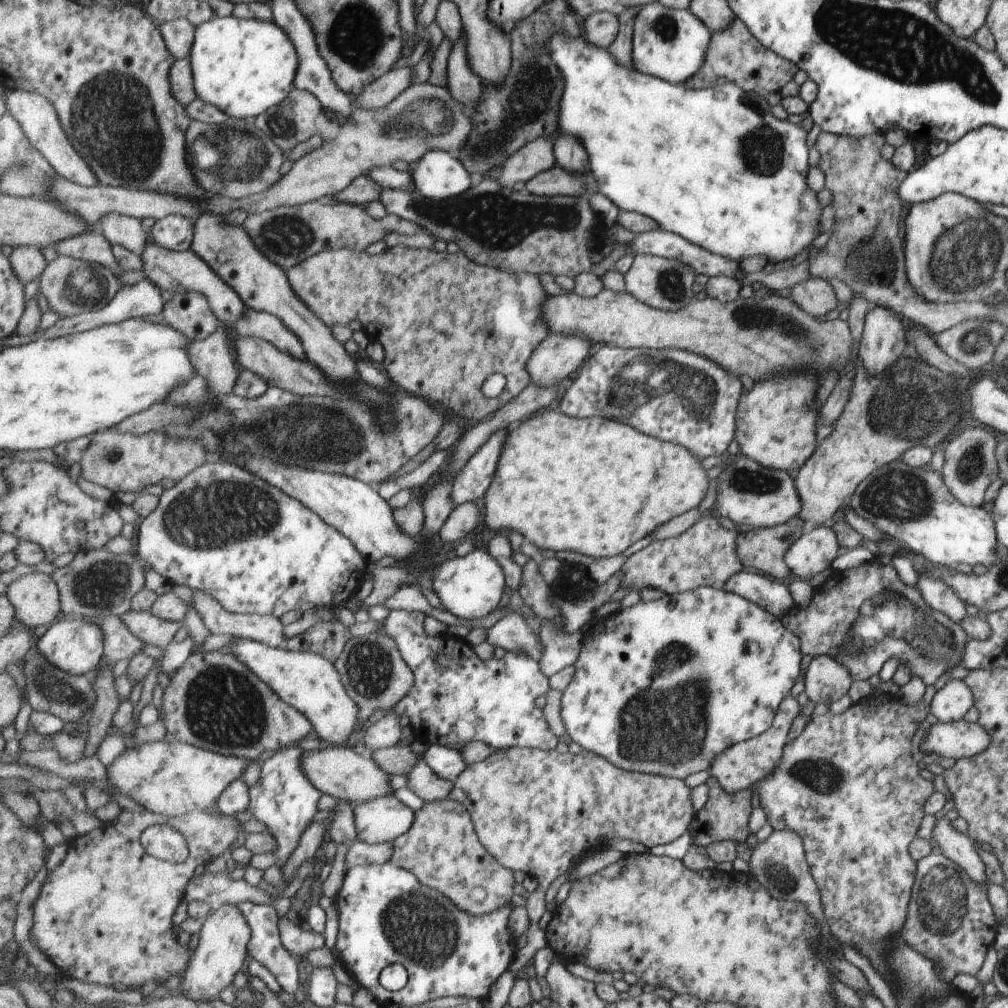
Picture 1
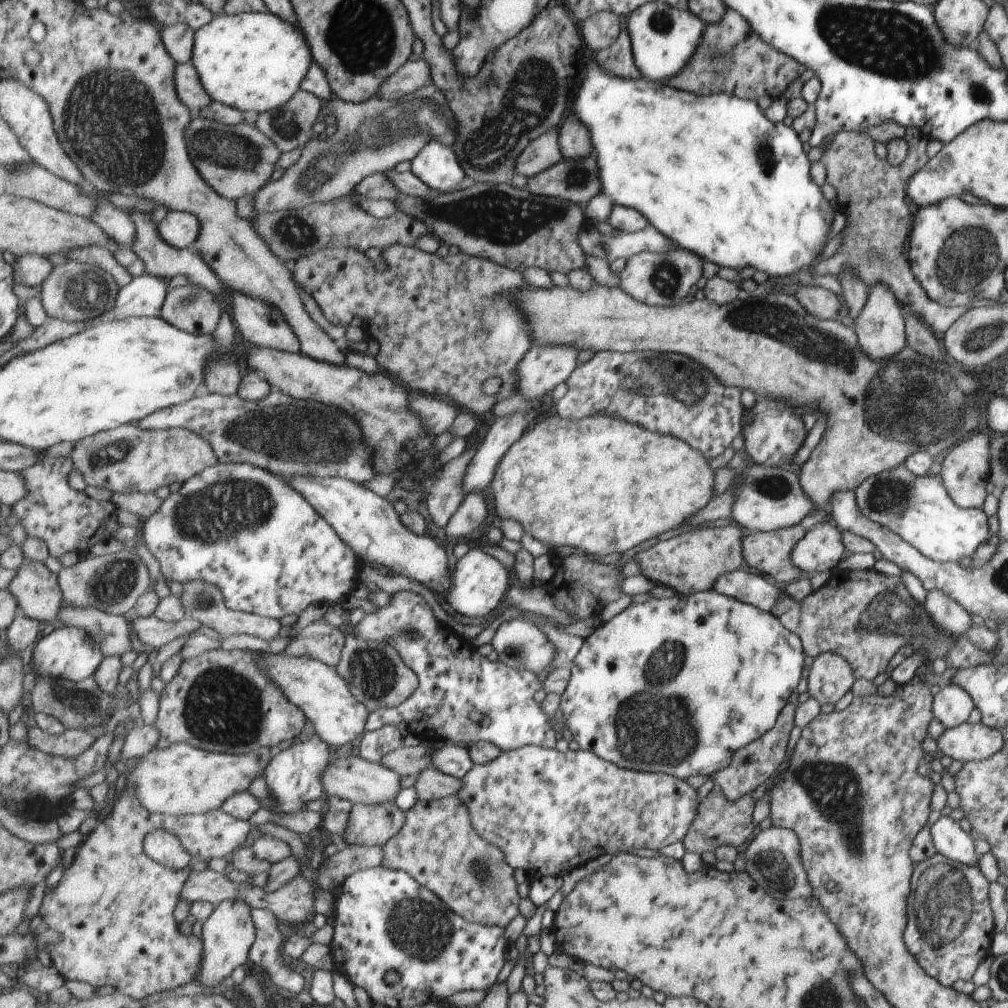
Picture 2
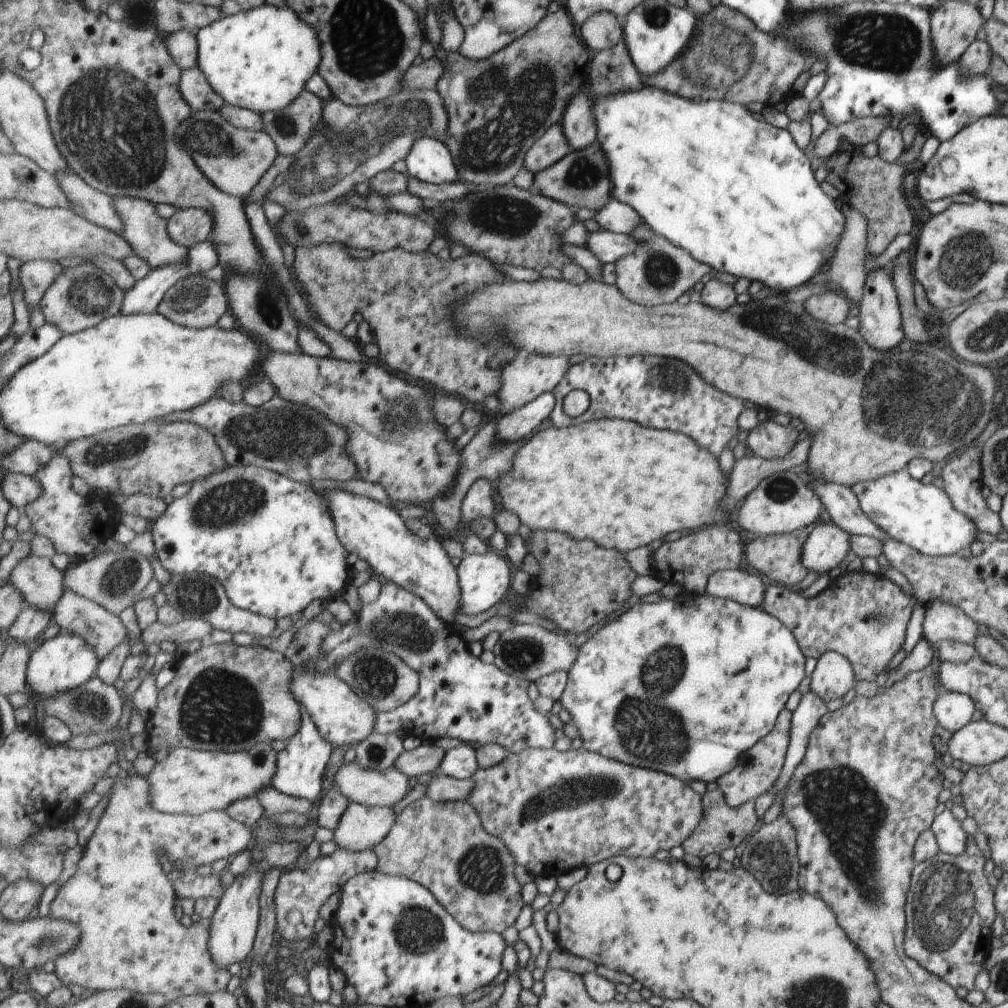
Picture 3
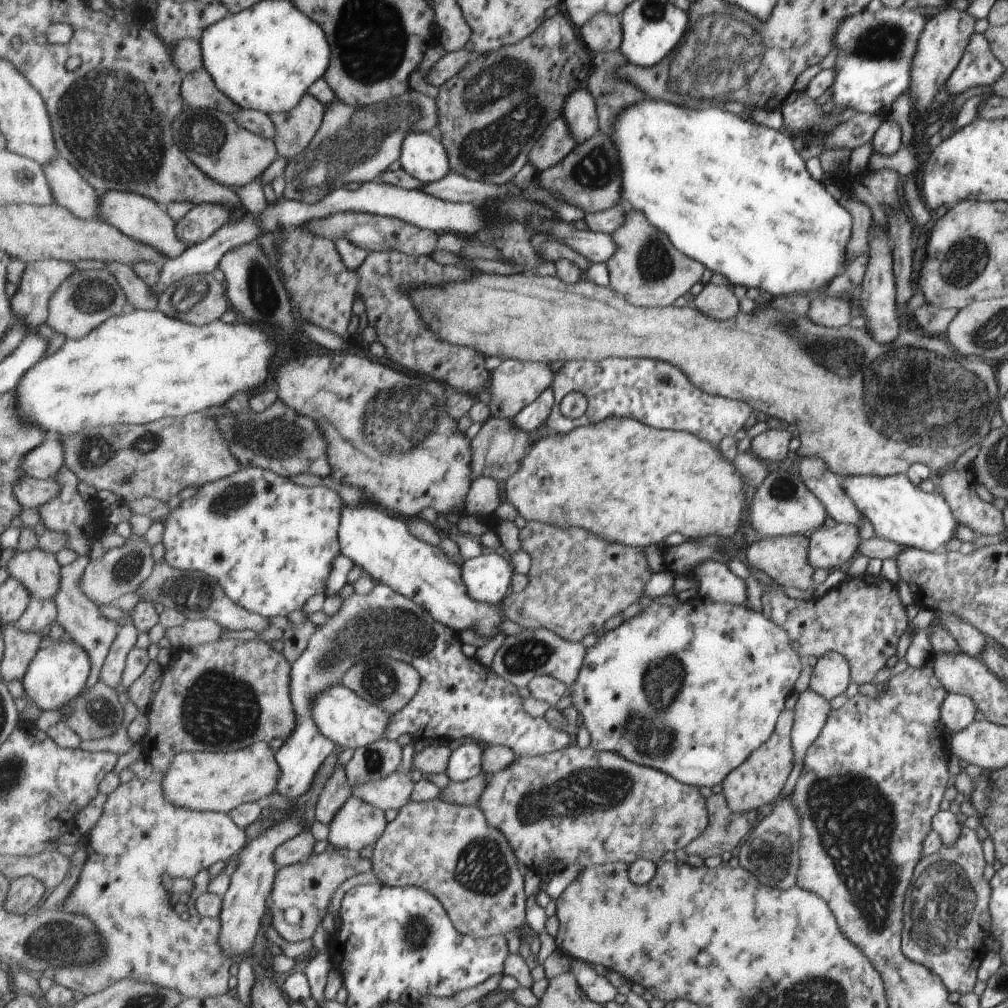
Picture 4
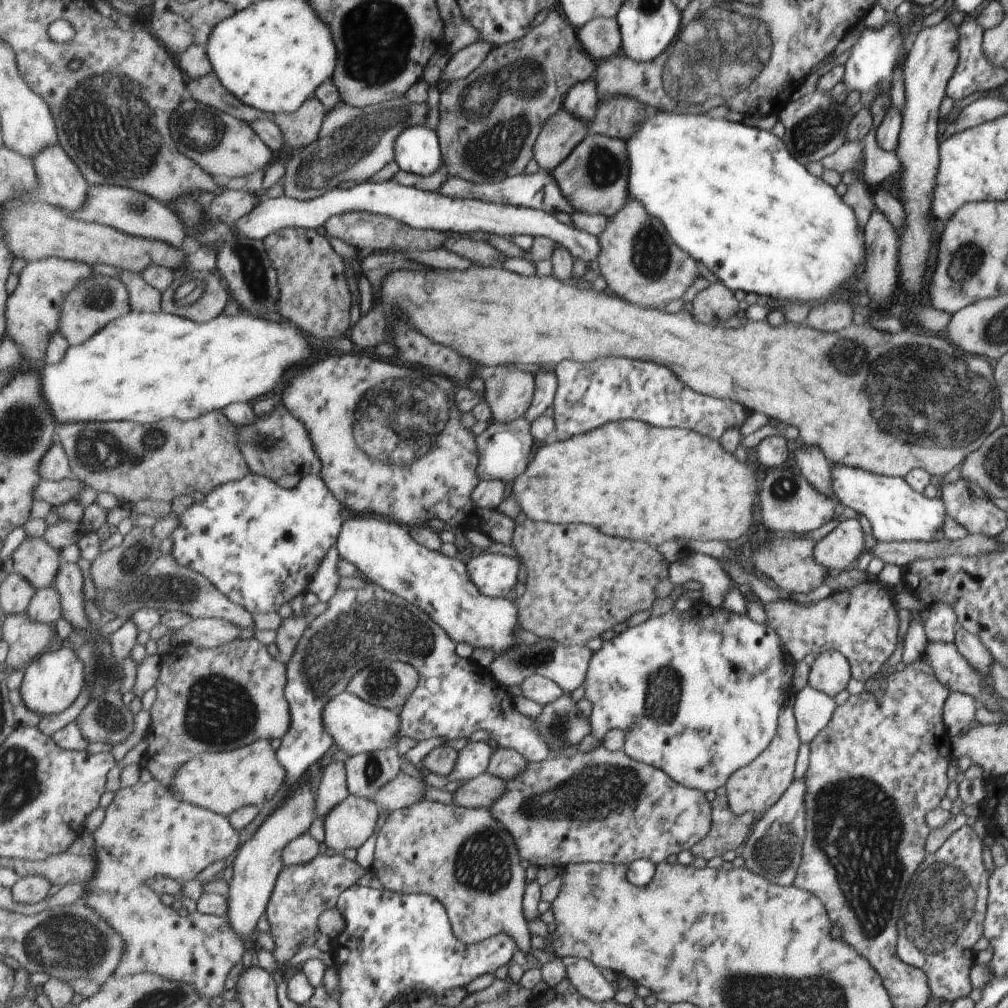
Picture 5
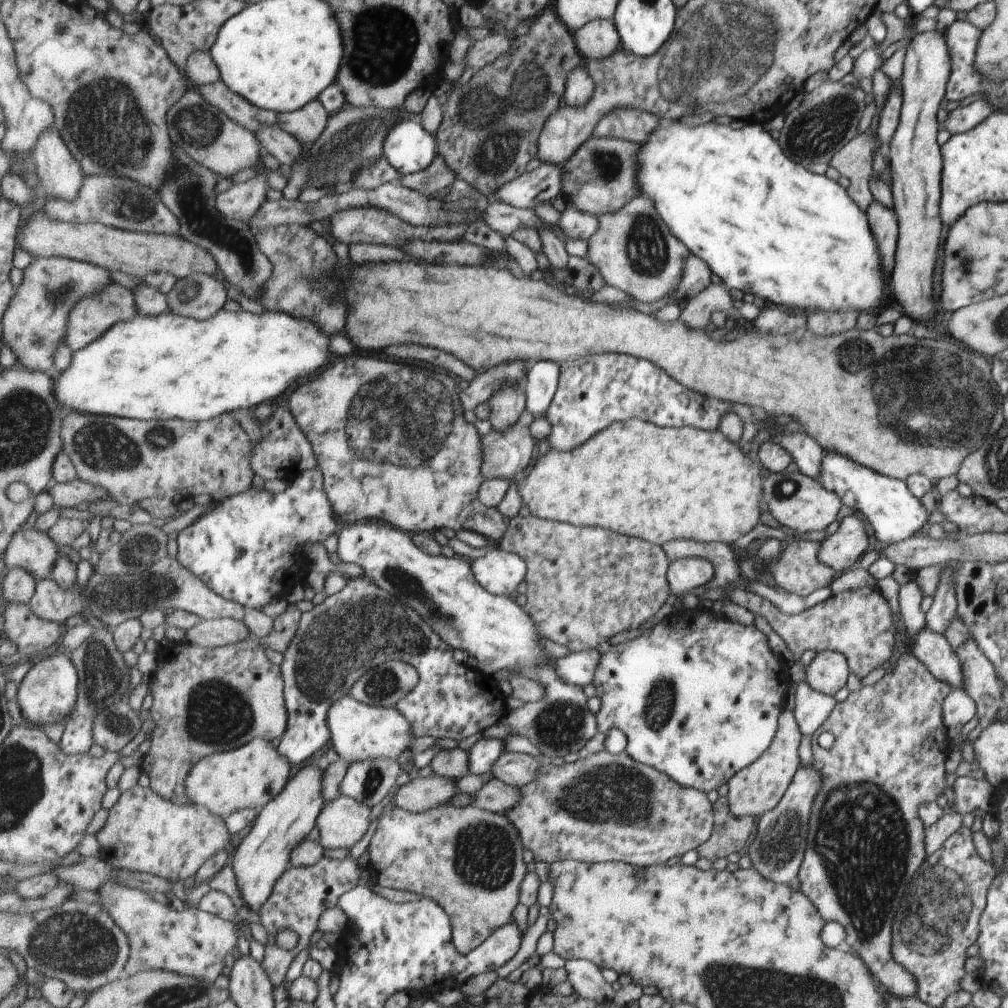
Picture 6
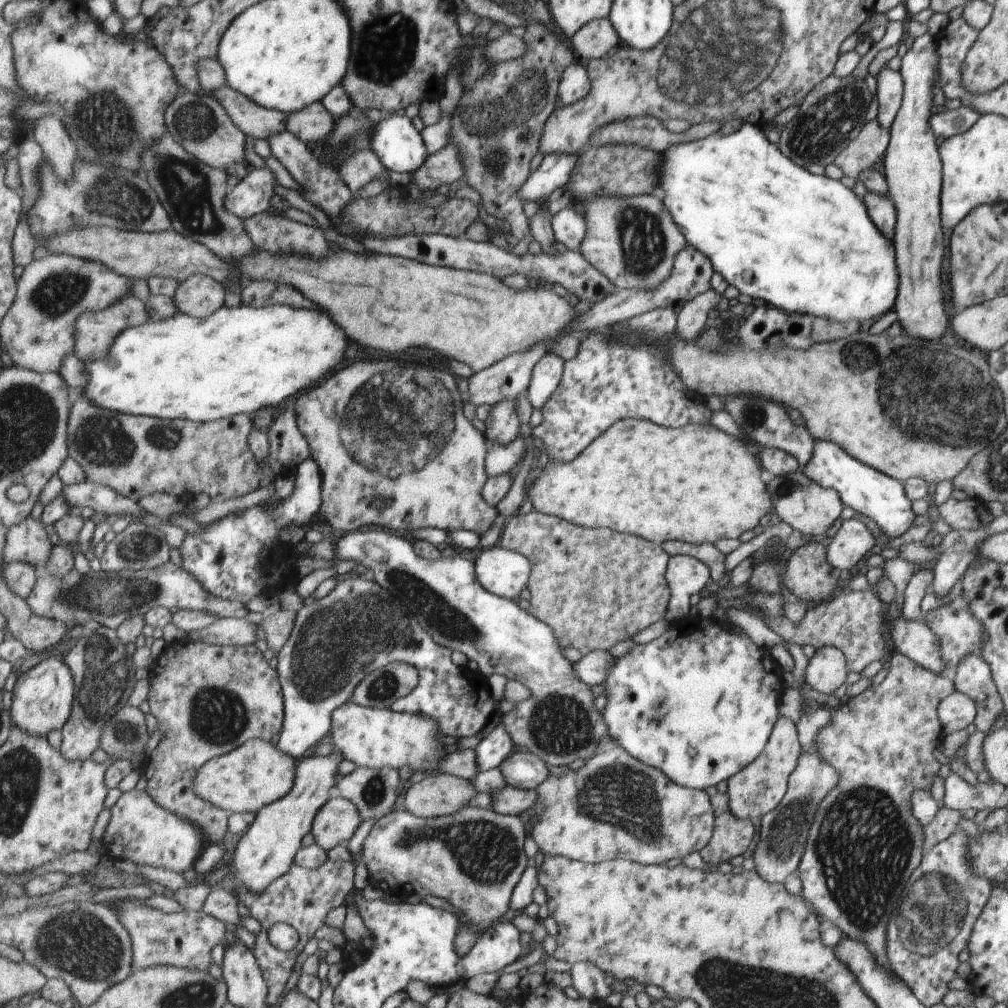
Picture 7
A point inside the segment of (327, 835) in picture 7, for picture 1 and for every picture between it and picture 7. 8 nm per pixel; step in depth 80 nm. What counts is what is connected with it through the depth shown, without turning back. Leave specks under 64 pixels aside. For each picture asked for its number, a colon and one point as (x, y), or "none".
1: (383, 820)
2: (369, 825)
3: (362, 827)
4: (358, 824)
5: (350, 824)
6: (343, 822)

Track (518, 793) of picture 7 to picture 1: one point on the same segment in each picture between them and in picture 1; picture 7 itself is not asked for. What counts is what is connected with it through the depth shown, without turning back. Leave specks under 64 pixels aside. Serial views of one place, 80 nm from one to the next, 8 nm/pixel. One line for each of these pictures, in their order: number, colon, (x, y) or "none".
1: (424, 782)
2: (432, 785)
3: (442, 788)
4: (470, 792)
5: (484, 791)
6: (497, 796)

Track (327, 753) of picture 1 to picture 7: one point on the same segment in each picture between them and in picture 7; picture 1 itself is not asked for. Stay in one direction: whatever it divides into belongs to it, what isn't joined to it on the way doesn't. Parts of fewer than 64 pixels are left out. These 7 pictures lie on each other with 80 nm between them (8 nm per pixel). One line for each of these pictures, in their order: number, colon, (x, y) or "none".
2: (354, 778)
3: (370, 787)
4: (395, 791)
5: (405, 791)
6: (419, 795)
7: (437, 795)

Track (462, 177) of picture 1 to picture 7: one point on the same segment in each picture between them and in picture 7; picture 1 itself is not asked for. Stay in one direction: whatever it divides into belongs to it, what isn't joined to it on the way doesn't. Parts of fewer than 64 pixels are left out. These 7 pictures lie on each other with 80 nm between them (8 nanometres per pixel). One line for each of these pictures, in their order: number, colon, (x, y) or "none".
2: (436, 164)
3: (430, 160)
4: (423, 156)
5: (418, 150)
6: (409, 147)
7: (399, 145)

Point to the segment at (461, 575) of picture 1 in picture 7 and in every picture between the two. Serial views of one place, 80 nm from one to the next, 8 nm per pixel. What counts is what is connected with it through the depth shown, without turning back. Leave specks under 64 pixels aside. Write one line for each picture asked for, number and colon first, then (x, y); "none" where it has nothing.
2: (480, 581)
3: (486, 579)
4: (488, 577)
5: (494, 574)
6: (499, 571)
7: (502, 571)

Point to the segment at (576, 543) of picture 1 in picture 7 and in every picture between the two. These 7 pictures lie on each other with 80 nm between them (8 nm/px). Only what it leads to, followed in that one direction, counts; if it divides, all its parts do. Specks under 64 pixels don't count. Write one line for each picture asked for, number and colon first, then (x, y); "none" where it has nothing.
2: (601, 485)
3: (611, 482)
4: (630, 484)
5: (629, 480)
6: (658, 484)
7: (696, 484)

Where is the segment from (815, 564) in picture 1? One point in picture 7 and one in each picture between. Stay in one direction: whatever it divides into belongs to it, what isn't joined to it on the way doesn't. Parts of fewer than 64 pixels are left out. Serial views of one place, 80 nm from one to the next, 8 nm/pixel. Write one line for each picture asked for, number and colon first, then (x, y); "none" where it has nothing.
2: (820, 549)
3: (826, 545)
4: (830, 547)
5: (837, 549)
6: (842, 545)
7: (851, 542)

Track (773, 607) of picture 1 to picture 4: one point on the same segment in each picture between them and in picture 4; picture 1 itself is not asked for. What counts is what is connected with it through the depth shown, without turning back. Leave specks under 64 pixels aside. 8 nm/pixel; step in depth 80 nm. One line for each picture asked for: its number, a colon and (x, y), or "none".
2: (752, 589)
3: (733, 584)
4: (717, 584)

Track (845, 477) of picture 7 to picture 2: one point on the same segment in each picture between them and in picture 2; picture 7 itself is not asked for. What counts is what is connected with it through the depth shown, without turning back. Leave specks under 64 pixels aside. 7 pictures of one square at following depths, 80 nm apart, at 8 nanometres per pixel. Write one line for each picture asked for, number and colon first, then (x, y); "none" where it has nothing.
2: (919, 510)
3: (921, 516)
4: (898, 511)
5: (895, 512)
6: (894, 513)

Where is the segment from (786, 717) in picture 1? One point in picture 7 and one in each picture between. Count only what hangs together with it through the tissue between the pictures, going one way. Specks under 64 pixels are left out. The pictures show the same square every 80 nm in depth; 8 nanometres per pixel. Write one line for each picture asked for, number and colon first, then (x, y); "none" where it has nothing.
2: (750, 766)
3: (755, 773)
4: (757, 781)
5: (754, 788)
6: (757, 788)
7: (758, 788)

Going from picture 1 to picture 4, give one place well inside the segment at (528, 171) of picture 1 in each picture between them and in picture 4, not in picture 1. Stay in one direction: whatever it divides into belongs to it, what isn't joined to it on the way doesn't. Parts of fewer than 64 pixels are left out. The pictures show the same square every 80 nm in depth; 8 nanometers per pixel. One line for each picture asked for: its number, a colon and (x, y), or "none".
2: (543, 152)
3: (552, 145)
4: (556, 142)

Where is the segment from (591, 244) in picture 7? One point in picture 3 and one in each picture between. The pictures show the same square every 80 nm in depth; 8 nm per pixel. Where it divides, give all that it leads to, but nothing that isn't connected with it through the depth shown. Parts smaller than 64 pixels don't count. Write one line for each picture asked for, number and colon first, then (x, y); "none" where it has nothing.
3: (657, 272)
4: (646, 269)
5: (640, 263)
6: (632, 248)

